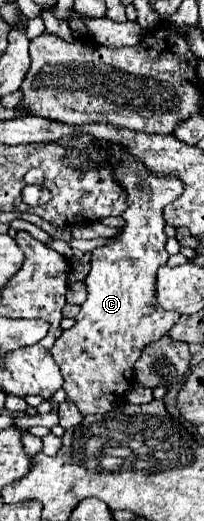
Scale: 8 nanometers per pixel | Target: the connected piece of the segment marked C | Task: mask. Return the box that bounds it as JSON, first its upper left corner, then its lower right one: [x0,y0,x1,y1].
[50,143,182,415]

